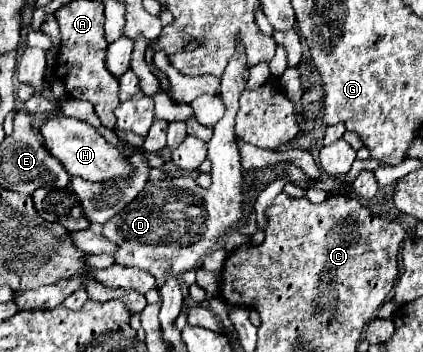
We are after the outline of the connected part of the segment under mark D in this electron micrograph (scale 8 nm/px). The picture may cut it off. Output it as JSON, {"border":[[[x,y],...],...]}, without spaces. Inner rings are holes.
{"border":[[[240,46],[220,78],[222,86],[218,94],[226,106],[226,112],[214,126],[214,136],[208,142],[208,158],[212,160],[212,186],[200,188],[194,178],[166,178],[148,182],[142,194],[116,216],[112,216],[102,228],[104,238],[118,246],[114,262],[152,272],[156,276],[158,288],[160,282],[166,280],[168,270],[178,276],[192,270],[192,266],[196,268],[200,258],[208,256],[224,238],[224,234],[228,234],[228,230],[236,228],[242,222],[246,174],[240,164],[234,118],[240,108],[240,94],[246,90],[248,68],[250,66],[244,62],[244,46]]]}

